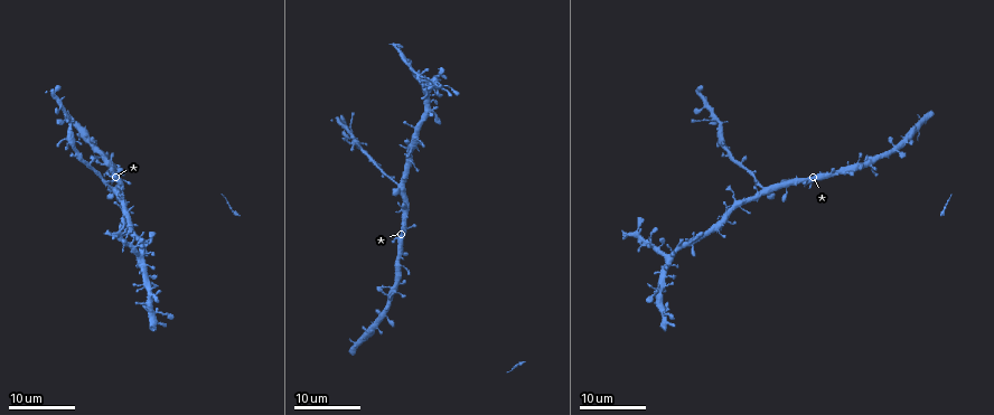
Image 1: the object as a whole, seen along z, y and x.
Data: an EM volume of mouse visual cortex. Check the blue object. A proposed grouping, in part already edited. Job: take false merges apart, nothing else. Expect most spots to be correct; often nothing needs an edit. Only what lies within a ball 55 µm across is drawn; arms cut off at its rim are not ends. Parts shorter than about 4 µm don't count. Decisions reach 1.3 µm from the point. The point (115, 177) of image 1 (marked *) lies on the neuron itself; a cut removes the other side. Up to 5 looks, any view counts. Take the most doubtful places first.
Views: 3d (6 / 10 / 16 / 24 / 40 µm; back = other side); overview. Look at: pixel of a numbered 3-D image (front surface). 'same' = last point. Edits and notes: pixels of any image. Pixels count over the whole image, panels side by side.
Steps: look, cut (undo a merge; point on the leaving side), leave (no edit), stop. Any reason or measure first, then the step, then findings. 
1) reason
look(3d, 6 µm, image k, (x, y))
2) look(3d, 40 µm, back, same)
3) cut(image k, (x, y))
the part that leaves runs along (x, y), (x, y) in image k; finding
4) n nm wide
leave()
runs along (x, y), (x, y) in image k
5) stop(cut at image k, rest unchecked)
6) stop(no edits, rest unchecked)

three-way junction
look(3d, 24 µm, image 1, (386, 318))

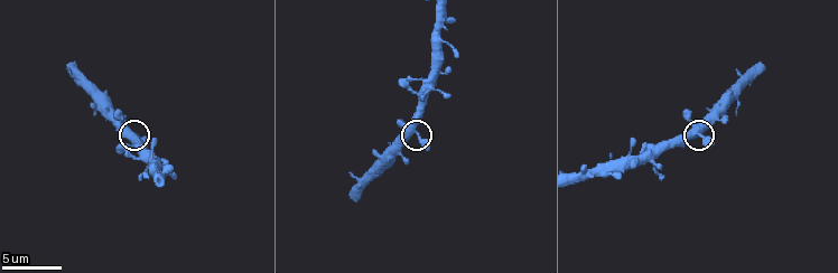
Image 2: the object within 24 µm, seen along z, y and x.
look(3d, 6 µm, image 2, (414, 132))

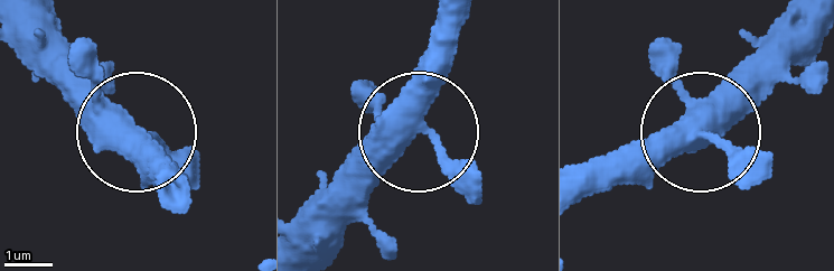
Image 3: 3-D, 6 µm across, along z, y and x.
leave()
runs along (588, 196), (659, 168), (776, 39) in image 3; all the same neuron

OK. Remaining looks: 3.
look(3d, 16 µm, image 1, (113, 189))

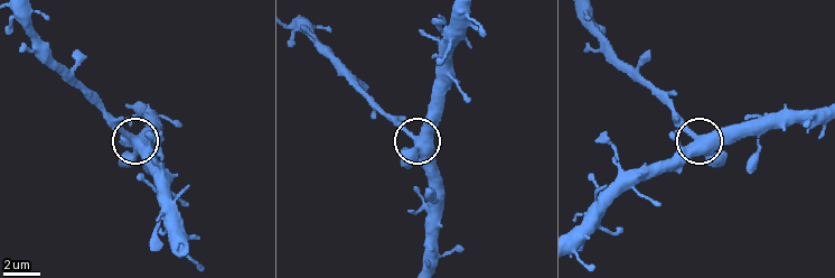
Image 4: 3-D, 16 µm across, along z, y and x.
look(3d, 6 µm, image 4, (419, 138))

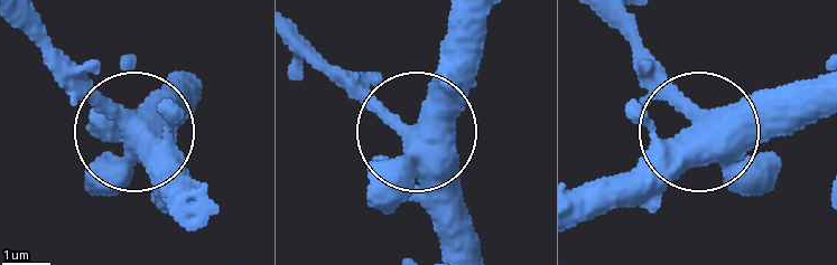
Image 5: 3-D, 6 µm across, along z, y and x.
side arm 23 µm
leave()
all the same neuron

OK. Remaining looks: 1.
stop(no edits, rest unchecked)

